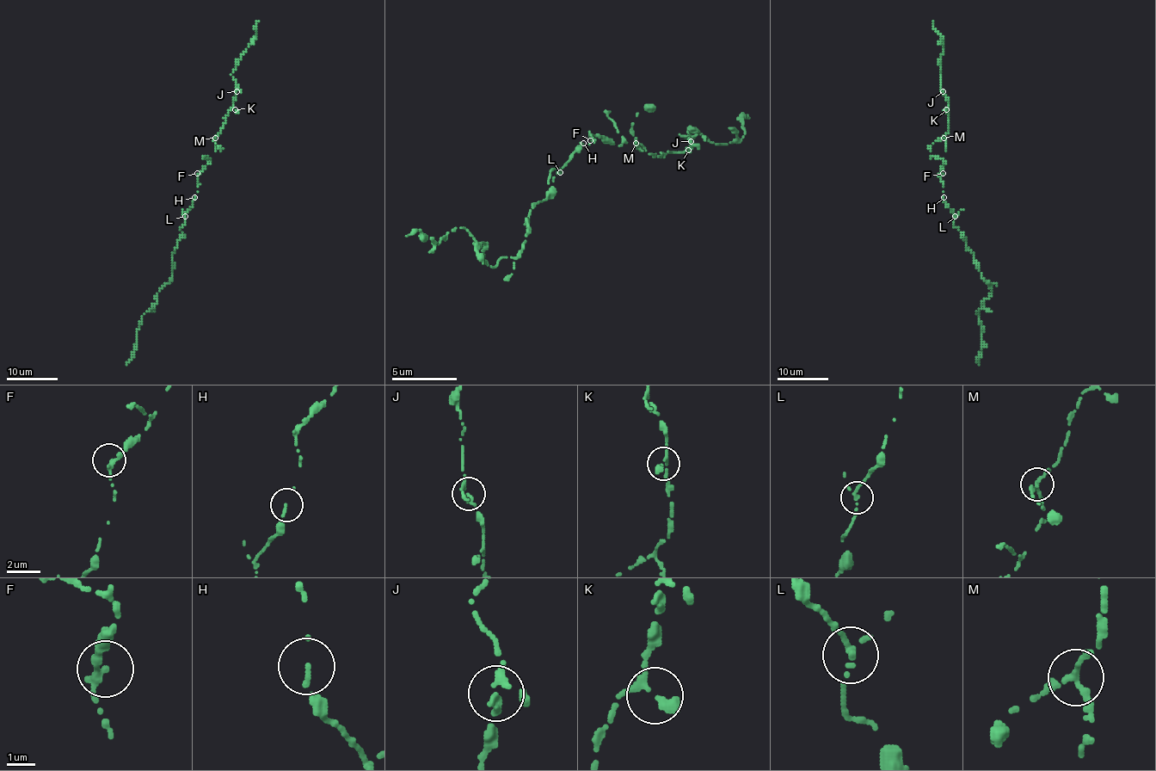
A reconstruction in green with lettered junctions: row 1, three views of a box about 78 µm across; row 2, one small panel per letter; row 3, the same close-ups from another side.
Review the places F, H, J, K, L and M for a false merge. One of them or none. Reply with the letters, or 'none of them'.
none of them

